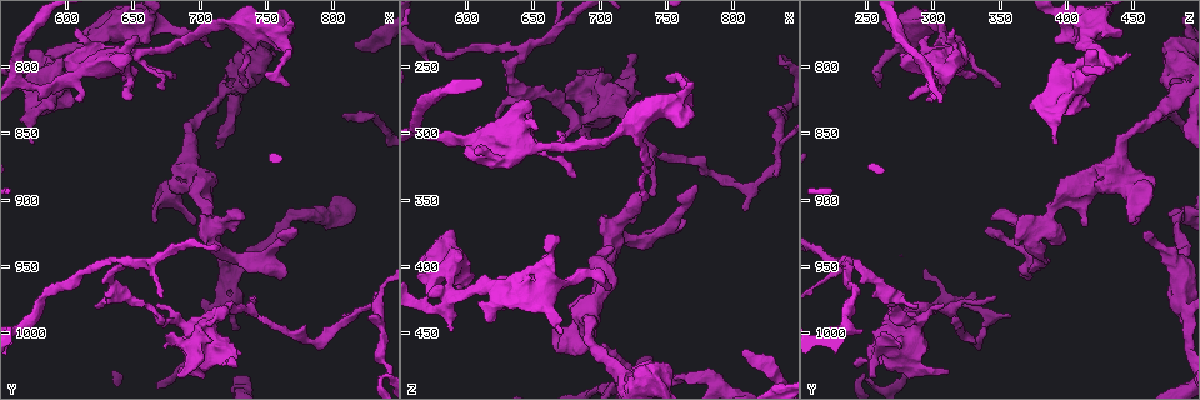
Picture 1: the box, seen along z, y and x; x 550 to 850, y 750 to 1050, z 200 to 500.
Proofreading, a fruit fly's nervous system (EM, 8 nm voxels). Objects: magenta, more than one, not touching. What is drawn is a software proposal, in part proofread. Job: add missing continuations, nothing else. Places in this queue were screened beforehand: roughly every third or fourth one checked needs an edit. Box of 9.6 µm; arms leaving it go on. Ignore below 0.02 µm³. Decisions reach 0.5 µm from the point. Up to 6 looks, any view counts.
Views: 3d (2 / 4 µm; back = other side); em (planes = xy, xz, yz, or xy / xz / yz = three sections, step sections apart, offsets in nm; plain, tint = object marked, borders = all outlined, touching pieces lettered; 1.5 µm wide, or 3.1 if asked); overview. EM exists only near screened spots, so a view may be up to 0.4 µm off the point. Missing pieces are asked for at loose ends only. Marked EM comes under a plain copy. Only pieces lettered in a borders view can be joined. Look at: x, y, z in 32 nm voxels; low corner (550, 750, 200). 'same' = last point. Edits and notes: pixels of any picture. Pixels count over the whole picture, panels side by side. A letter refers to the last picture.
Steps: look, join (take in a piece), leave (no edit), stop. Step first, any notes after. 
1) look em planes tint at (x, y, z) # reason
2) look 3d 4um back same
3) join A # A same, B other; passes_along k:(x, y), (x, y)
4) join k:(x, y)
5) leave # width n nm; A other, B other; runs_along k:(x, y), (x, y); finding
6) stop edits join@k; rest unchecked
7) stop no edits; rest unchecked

look 3d 2um at (764, 956, 366) # free end

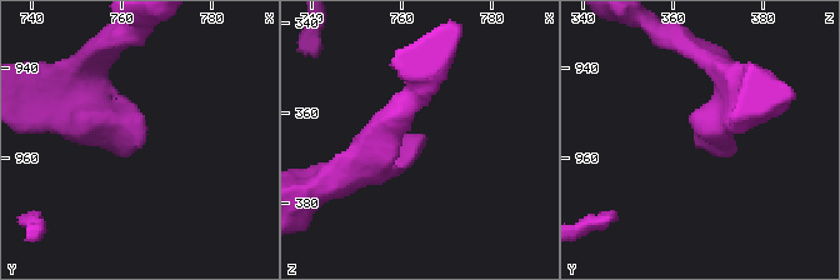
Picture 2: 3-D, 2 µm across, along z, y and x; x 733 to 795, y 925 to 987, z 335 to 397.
look em planes borders at (765, 956, 366) # shape alone is not enough

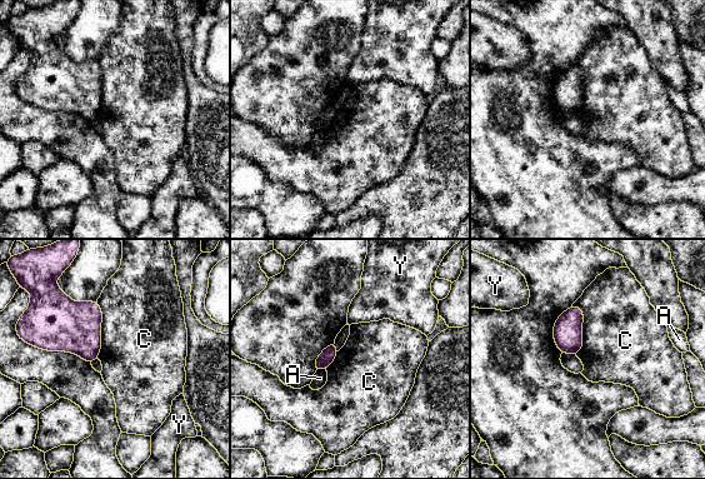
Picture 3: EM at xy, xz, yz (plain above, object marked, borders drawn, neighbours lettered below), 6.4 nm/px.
leave # A other, C other, Y other; border 3:(96, 302), (101, 312), (98, 358); none of them fits

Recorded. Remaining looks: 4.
look 3d 4um at (688, 1034, 258) # branch stops here

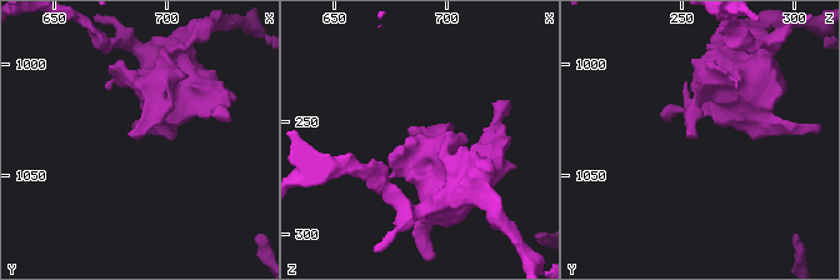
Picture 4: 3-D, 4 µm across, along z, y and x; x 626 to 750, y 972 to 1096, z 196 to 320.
look em xz step 4 borders at (688, 1034, 257) # need the tissue

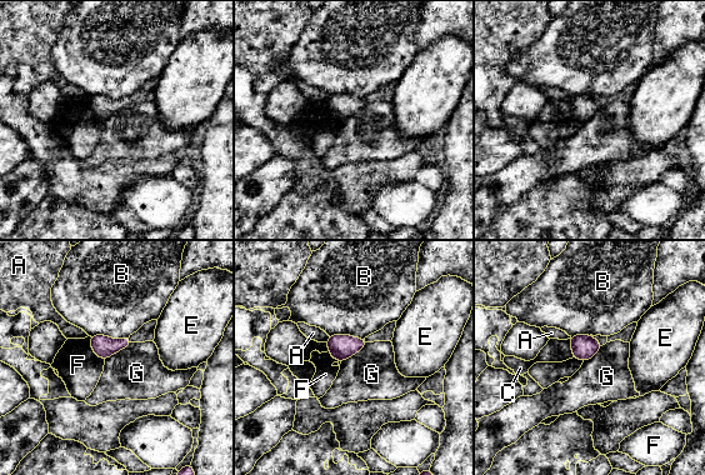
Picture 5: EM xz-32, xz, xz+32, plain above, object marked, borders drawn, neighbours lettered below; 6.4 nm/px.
leave # width 140 nm; longest_contact B 260 nm; A other, B other, C other, E other, F other, G other; no lettered piece goes on from it

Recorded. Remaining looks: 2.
look 3d 2um at (732, 912, 342) # branch stops here

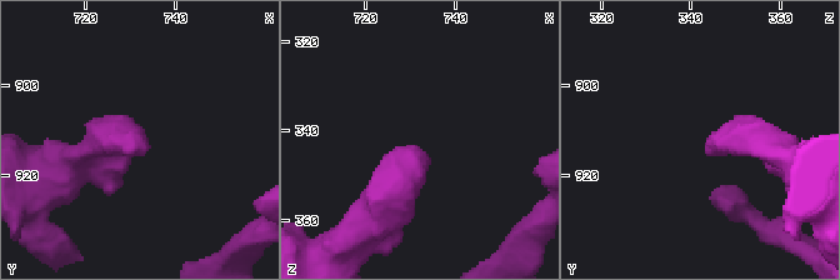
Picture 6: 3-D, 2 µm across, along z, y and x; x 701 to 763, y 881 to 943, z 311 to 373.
look em planes borders at (731, 914, 343) # shape alone is not enough

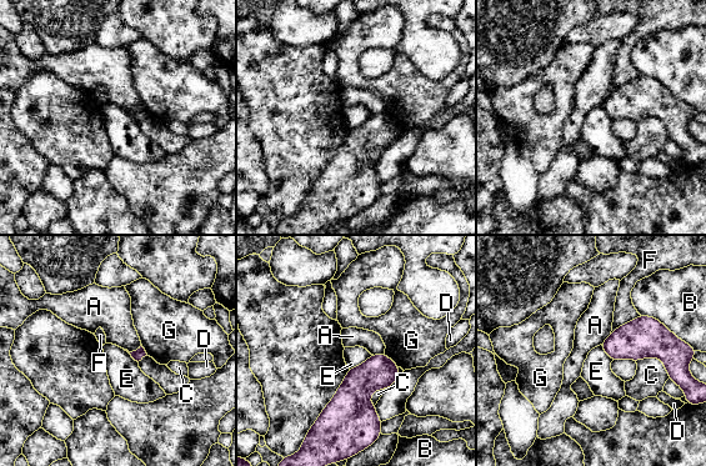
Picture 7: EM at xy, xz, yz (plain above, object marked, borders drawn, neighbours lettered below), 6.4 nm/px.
leave # longest_contact B 280 nm; A other, B other, C other, D other, E other, F other, G other; no lettered piece goes on from it

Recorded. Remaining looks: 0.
stop no edits; rest unchecked

